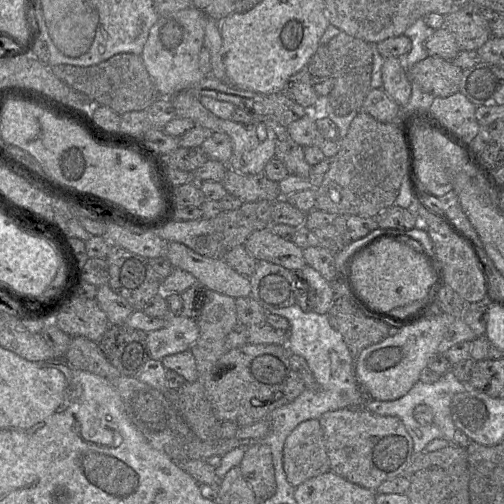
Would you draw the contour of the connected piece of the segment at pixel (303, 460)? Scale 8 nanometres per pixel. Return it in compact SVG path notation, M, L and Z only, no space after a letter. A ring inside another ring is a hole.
M318 419L300 423L286 438L283 448L283 469L294 487L330 471L323 432Z

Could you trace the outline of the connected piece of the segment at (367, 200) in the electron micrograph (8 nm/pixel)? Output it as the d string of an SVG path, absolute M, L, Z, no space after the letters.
M363 111L356 113L345 137L339 140L339 151L330 160L330 167L316 190L315 209L333 215L356 215L376 218L381 212L395 205L400 187L407 172L414 167L410 135L406 135L397 122L384 123Z

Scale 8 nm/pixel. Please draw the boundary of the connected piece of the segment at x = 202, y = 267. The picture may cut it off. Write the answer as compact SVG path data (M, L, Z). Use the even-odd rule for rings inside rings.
M168 242L166 258L174 268L192 274L198 284L232 298L250 297L249 277L239 274L224 258L197 254L178 242Z

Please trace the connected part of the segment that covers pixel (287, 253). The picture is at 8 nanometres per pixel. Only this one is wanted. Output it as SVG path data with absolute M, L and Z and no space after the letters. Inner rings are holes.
M270 227L253 232L244 247L257 261L275 263L293 272L306 266L303 249L275 234Z

